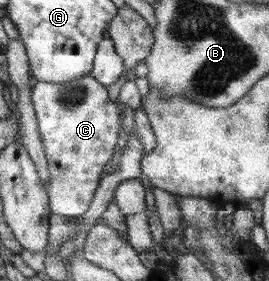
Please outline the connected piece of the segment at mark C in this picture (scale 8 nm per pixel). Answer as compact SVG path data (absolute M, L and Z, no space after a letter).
M89 74L66 83L36 81L30 87L37 131L50 177L44 187L49 211L63 218L75 219L86 212L100 182L102 168L116 146L121 126L117 101L110 101L106 87Z

